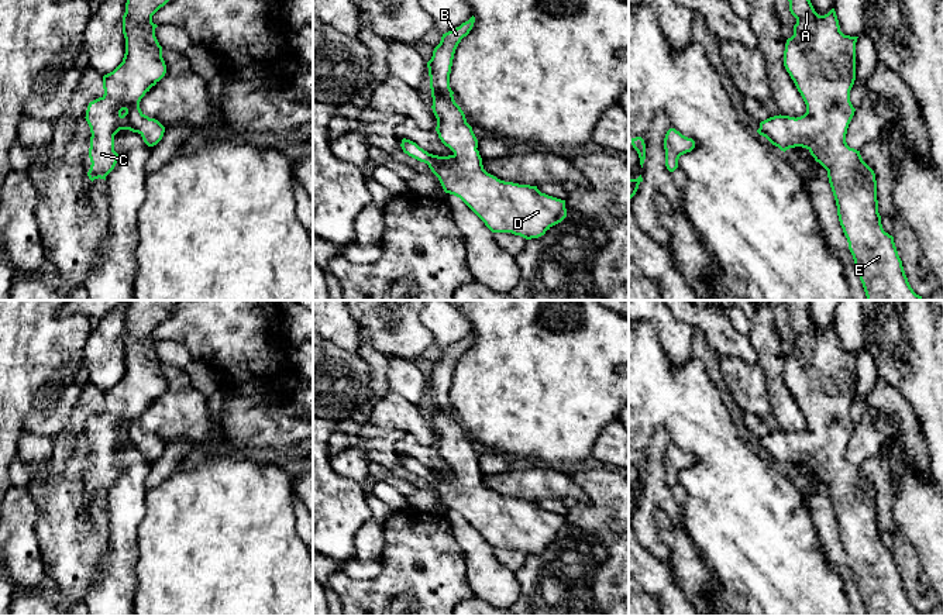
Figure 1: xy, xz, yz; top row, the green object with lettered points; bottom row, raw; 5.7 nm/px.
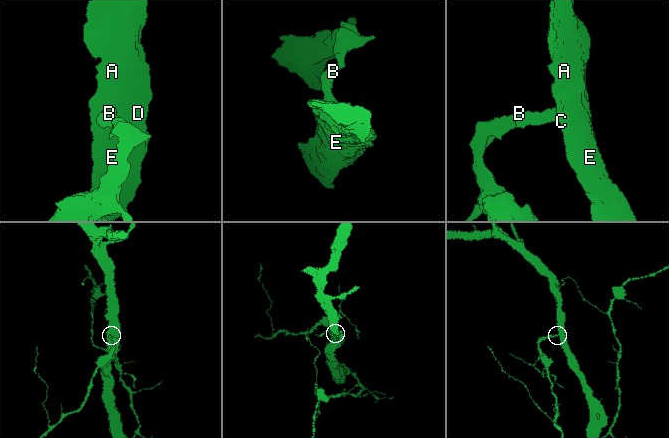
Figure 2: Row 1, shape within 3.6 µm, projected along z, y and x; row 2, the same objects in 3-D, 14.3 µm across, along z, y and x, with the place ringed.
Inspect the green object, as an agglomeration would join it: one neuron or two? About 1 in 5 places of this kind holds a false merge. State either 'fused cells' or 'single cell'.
single cell

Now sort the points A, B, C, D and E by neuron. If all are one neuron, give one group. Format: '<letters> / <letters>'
A B C D E

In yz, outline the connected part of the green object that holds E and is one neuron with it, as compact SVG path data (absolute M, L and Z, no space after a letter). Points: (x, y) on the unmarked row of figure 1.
M809 300L784 302L788 310L789 327L796 334L794 351L785 359L784 382L806 420L806 429L796 434L781 430L770 433L760 438L757 448L784 468L795 462L806 464L815 476L827 486L839 537L847 554L849 565L853 571L867 616L922 616L922 612L916 610L908 598L894 553L882 544L878 529L875 489L863 476L860 467L850 464L846 458L847 444L856 427L850 417L850 406L856 396L856 358L858 352L844 351L840 347L834 324L825 331L819 331L815 327L809 316Z

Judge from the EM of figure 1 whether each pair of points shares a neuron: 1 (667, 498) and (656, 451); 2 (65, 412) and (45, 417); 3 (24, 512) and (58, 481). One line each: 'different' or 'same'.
1: same
2: same
3: different

